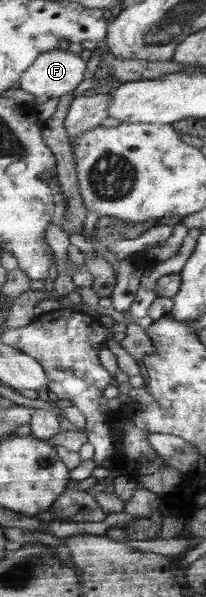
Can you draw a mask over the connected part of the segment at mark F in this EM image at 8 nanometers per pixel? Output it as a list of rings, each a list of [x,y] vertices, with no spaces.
[[[54,49],[42,53],[20,79],[20,88],[37,99],[73,94],[85,81],[87,62],[68,50]]]

